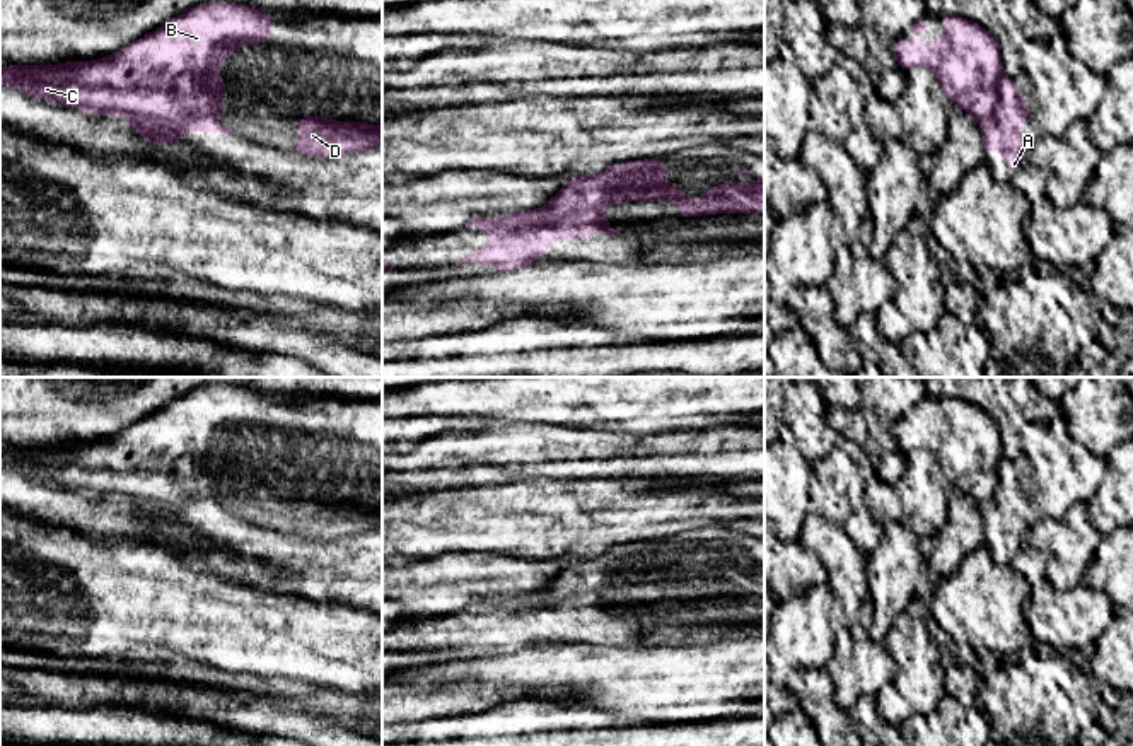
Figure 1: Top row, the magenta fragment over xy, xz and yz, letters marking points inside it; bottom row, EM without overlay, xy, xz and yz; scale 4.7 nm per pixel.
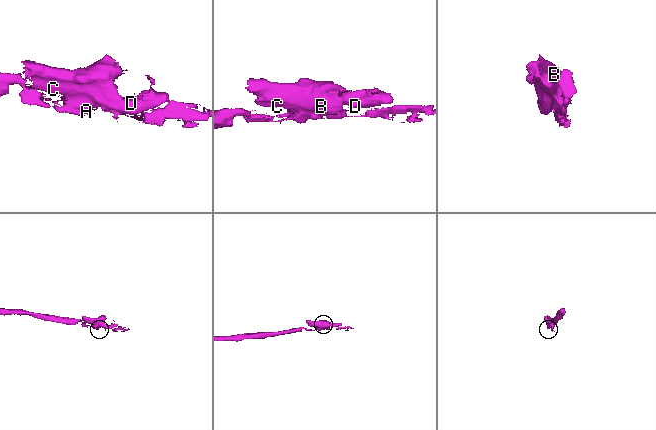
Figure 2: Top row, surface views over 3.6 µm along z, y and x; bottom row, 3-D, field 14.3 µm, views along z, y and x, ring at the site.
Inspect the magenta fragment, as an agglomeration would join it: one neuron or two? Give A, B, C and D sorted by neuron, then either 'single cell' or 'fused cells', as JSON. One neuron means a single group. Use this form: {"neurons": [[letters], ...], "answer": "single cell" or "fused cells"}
{"neurons": [["A"], ["B", "C", "D"]], "answer": "fused cells"}

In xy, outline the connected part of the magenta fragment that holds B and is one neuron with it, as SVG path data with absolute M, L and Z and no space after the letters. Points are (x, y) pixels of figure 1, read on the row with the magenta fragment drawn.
M205 2L179 14L118 53L92 61L60 65L9 65L0 68L0 84L29 97L102 114L143 116L183 123L222 111L225 80L218 68L224 58L244 44L271 39L271 14L244 3Z

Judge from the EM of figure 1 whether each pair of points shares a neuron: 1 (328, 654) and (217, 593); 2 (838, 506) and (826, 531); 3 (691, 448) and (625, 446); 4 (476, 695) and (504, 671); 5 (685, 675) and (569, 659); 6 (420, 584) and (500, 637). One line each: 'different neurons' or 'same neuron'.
1: same neuron
2: different neurons
3: same neuron
4: different neurons
5: same neuron
6: different neurons

